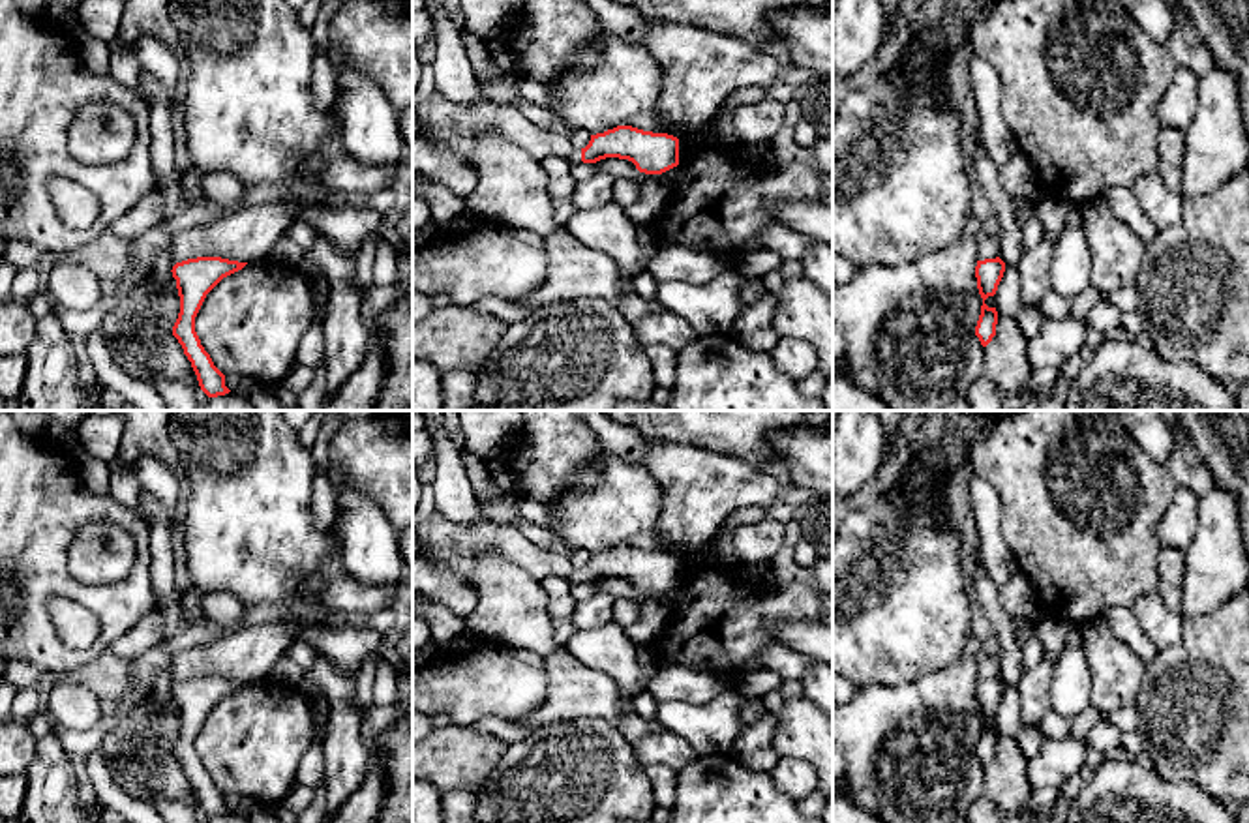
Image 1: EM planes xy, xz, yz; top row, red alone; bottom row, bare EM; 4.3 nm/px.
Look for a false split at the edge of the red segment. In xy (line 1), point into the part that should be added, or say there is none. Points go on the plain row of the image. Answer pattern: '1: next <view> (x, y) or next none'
1: next none

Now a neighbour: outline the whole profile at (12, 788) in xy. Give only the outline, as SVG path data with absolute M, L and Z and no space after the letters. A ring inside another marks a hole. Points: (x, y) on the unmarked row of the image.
M26 774L0 776L0 817L15 819L23 810Z

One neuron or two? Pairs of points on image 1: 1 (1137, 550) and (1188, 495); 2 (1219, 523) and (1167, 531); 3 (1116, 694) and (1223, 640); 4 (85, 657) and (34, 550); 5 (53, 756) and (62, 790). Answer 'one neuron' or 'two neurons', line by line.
1: two neurons
2: two neurons
3: two neurons
4: one neuron
5: one neuron

